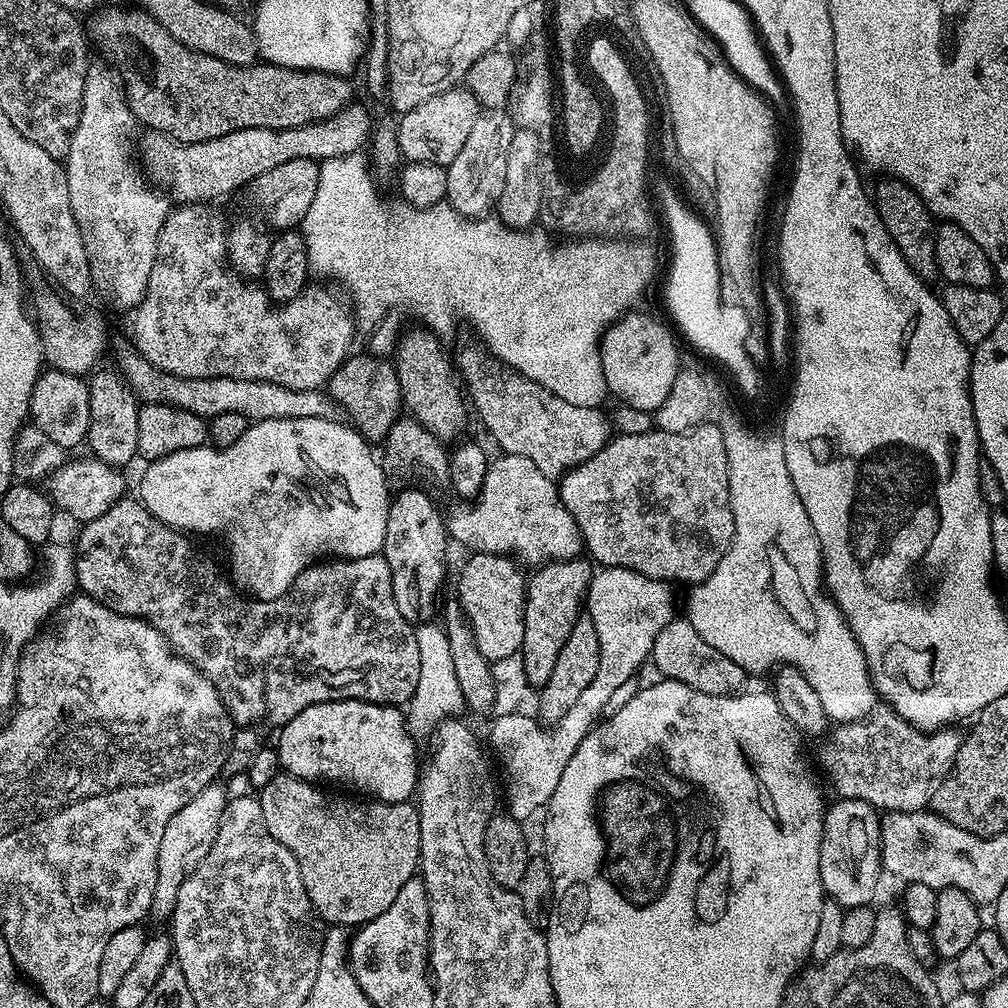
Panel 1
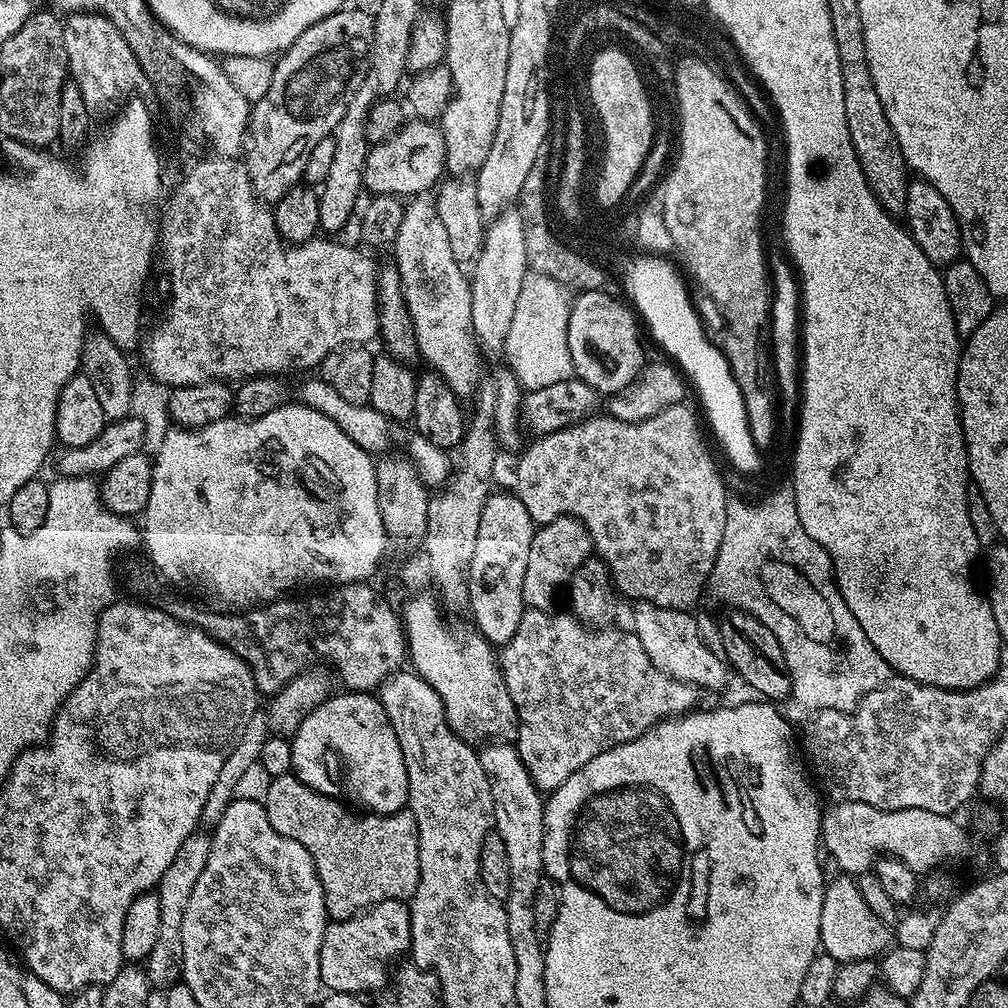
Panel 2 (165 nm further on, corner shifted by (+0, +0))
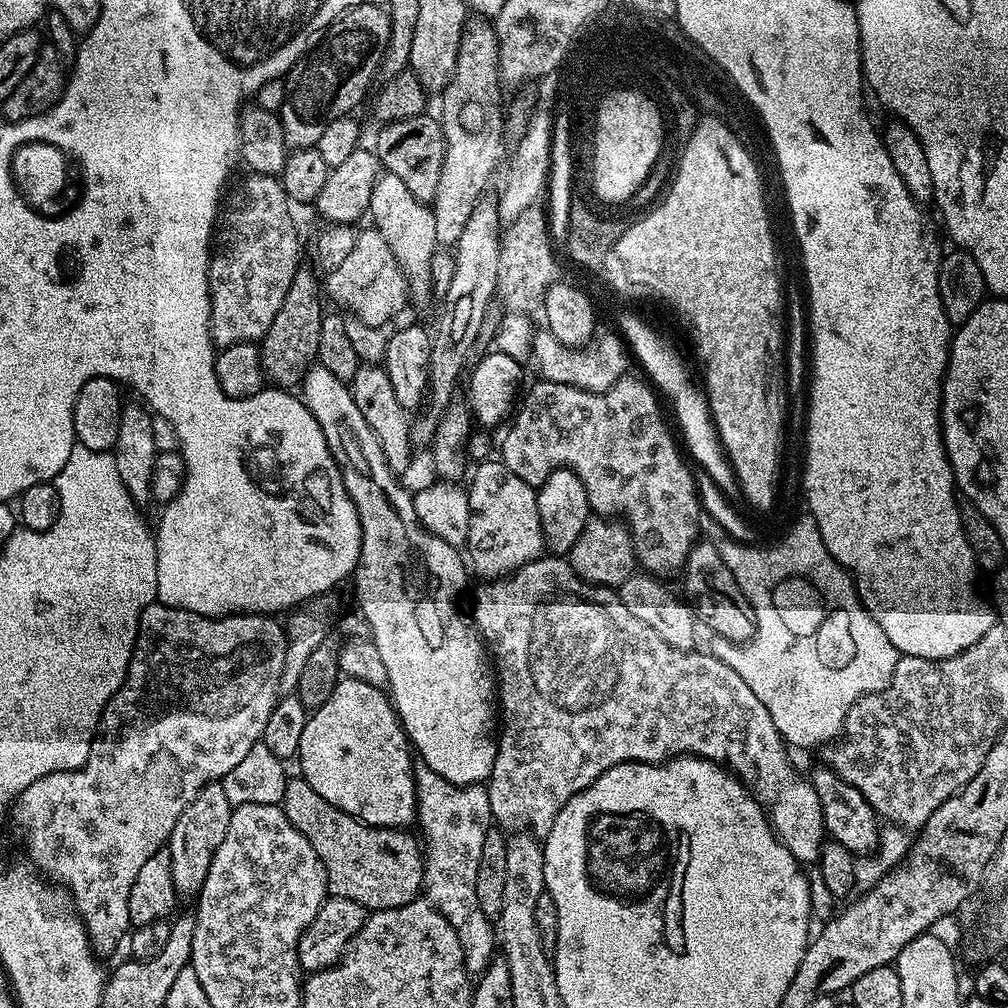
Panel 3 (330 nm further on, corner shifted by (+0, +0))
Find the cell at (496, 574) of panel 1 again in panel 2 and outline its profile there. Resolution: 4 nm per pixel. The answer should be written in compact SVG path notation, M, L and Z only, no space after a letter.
M493 491L486 506L482 506L482 522L478 522L478 539L468 571L468 607L470 616L476 619L475 631L493 646L506 645L514 638L526 610L522 578L526 578L526 561L530 559L530 542L536 529L530 514L526 514L526 506L511 491Z

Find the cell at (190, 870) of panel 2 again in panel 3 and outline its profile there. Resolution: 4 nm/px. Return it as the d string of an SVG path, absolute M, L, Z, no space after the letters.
M220 782L208 784L182 810L182 818L174 826L170 838L166 842L170 854L170 874L177 897L195 898L200 895L202 882L206 882L206 874L210 874L210 862L214 862L214 854L218 846L222 846L222 838L226 838L226 830L230 827L230 814L233 806Z

